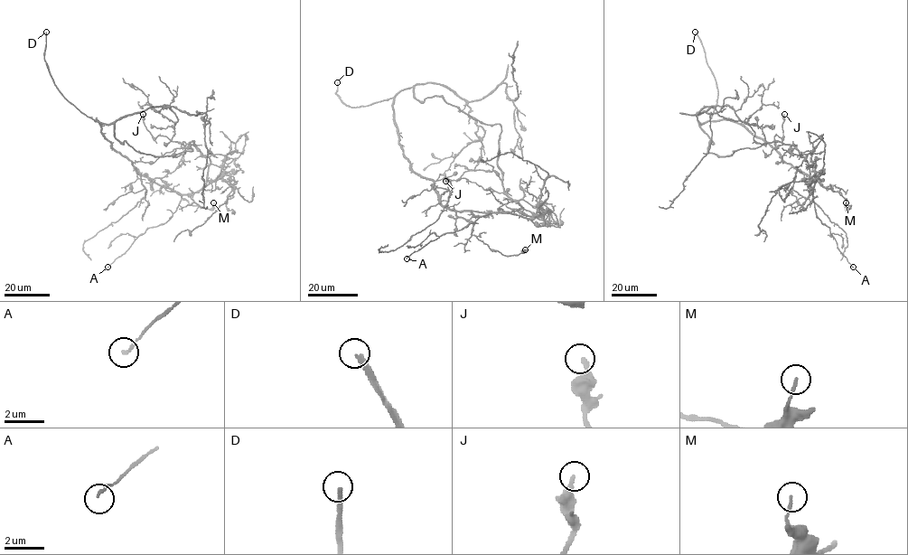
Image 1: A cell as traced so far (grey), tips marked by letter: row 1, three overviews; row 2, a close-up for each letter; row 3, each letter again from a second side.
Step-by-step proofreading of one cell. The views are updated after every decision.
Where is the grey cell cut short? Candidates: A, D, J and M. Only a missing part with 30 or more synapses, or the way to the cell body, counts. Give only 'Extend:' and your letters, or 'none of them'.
Extend: D

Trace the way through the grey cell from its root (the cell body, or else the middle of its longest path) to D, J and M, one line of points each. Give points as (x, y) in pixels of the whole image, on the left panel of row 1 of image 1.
D: (151, 155), (121, 144), (113, 124), (87, 117), (64, 98), (44, 60), (46, 32)
J: (151, 155), (191, 151), (189, 142), (193, 142), (185, 147), (165, 136), (154, 137), (143, 114)
M: (151, 155), (191, 151), (192, 141), (210, 161), (201, 190), (178, 193), (152, 179), (190, 205), (213, 202)

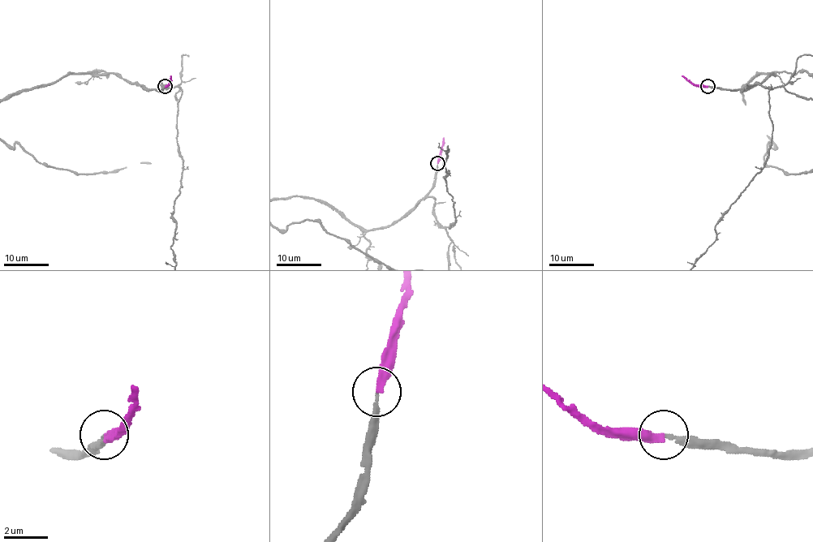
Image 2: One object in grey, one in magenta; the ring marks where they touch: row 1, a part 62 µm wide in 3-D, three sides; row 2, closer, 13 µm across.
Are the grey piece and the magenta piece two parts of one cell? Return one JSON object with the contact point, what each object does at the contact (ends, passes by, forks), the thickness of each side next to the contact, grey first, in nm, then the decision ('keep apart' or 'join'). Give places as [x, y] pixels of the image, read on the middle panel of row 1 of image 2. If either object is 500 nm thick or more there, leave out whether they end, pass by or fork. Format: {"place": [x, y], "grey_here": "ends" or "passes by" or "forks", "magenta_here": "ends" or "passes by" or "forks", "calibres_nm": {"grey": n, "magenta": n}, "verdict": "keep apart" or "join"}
{"place": [437, 163], "grey_here": "ends", "magenta_here": "ends", "calibres_nm": {"grey": 180, "magenta": 320}, "verdict": "join"}

